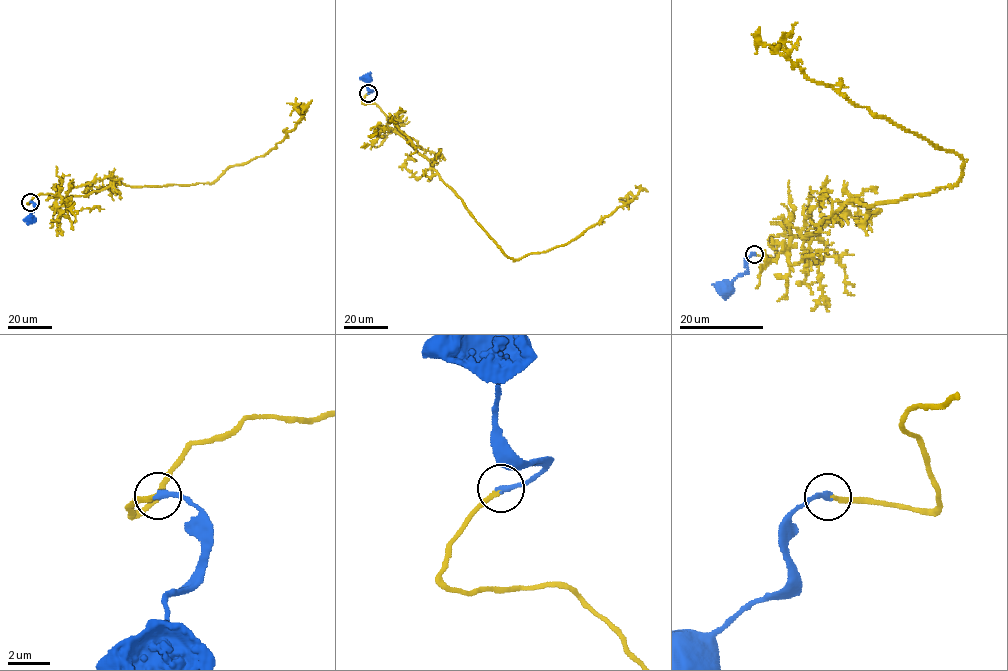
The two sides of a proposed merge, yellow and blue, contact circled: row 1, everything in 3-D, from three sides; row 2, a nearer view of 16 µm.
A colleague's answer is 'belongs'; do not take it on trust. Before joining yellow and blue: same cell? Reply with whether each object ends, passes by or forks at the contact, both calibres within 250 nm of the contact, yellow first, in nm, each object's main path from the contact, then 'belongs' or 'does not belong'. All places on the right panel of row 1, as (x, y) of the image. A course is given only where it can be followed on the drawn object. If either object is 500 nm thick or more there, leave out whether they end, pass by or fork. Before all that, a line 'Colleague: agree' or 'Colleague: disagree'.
Colleague: agree
yellow ends there; blue ends there; 200 nm thick on the yellow side, 280 nm on the other; yellow runs (754, 254), (820, 232), (849, 202), (961, 174), (954, 153), (803, 72), (780, 43), (792, 33); blue runs (754, 254), (747, 257), (747, 270), (724, 287); belongs

